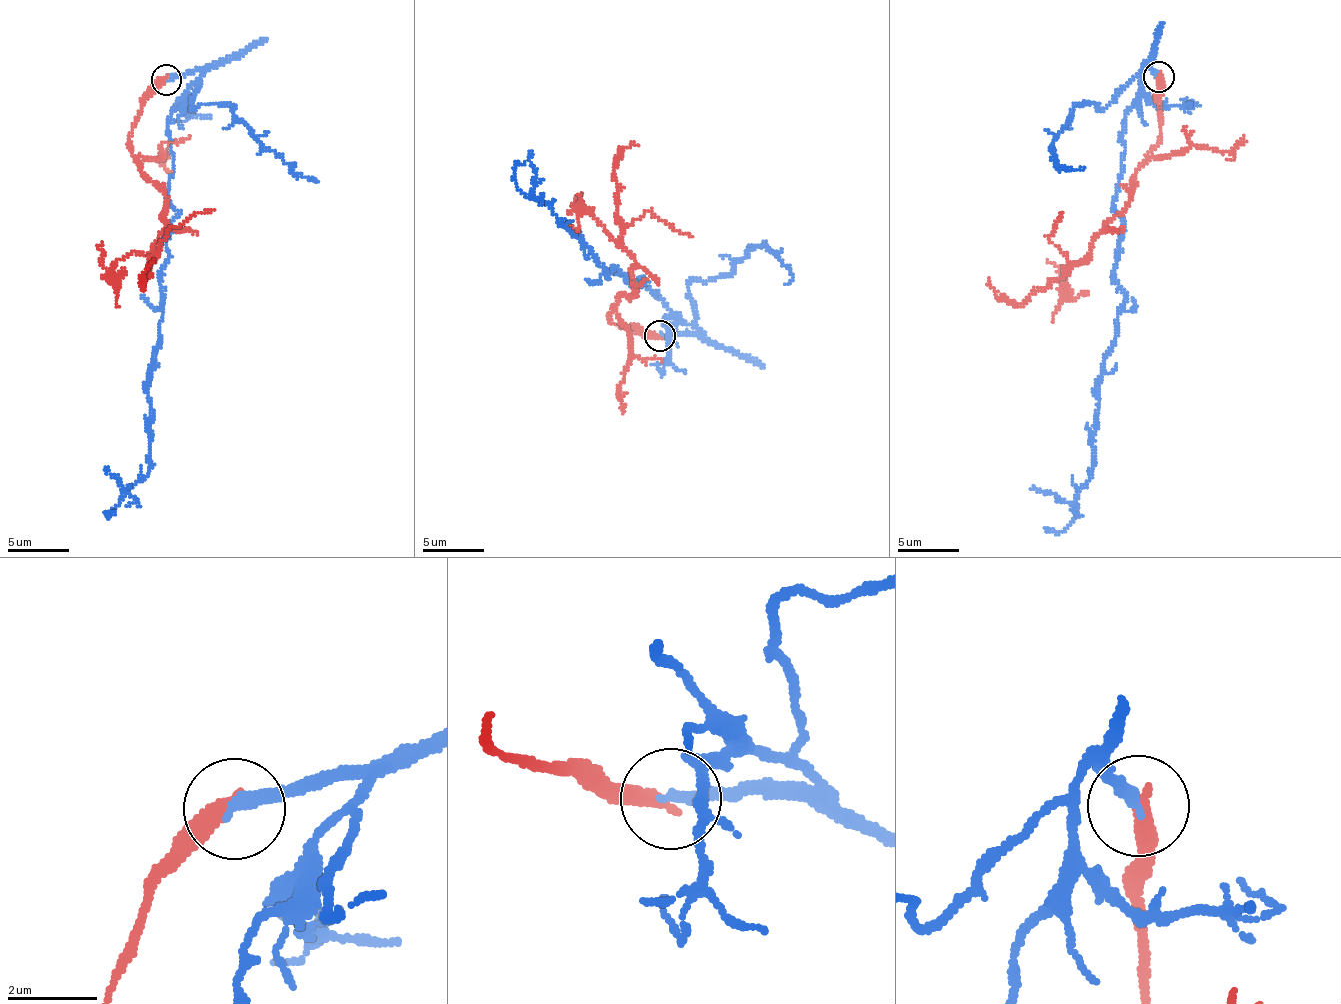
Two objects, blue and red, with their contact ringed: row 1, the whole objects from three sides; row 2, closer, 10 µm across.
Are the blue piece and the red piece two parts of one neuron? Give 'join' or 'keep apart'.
keep apart

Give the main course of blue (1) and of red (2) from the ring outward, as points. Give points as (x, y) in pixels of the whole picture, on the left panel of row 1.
1: (166, 80), (201, 72), (167, 116), (178, 213), (148, 380), (149, 468), (107, 515), (114, 511)
2: (163, 80), (144, 102), (128, 147), (165, 193), (166, 232), (143, 287), (141, 276), (153, 259)

